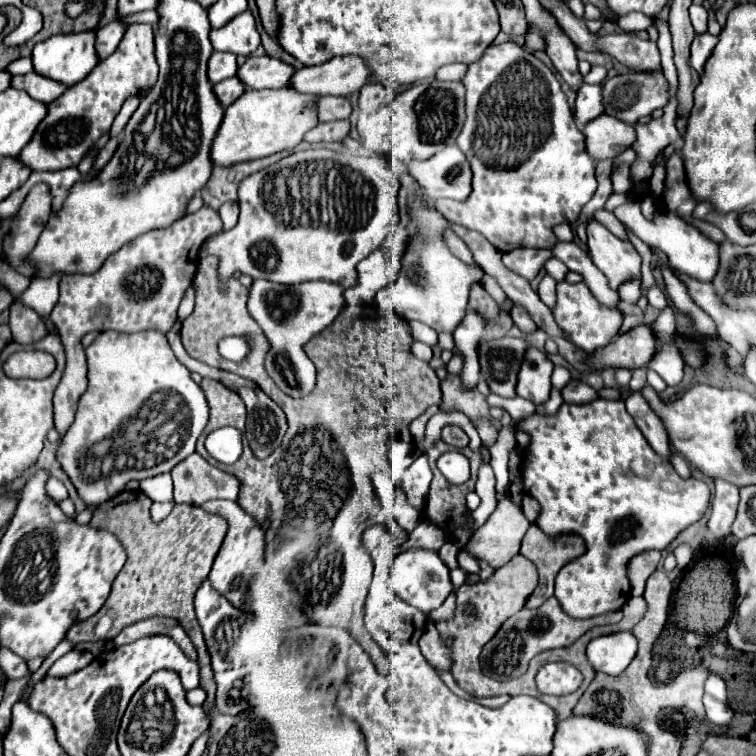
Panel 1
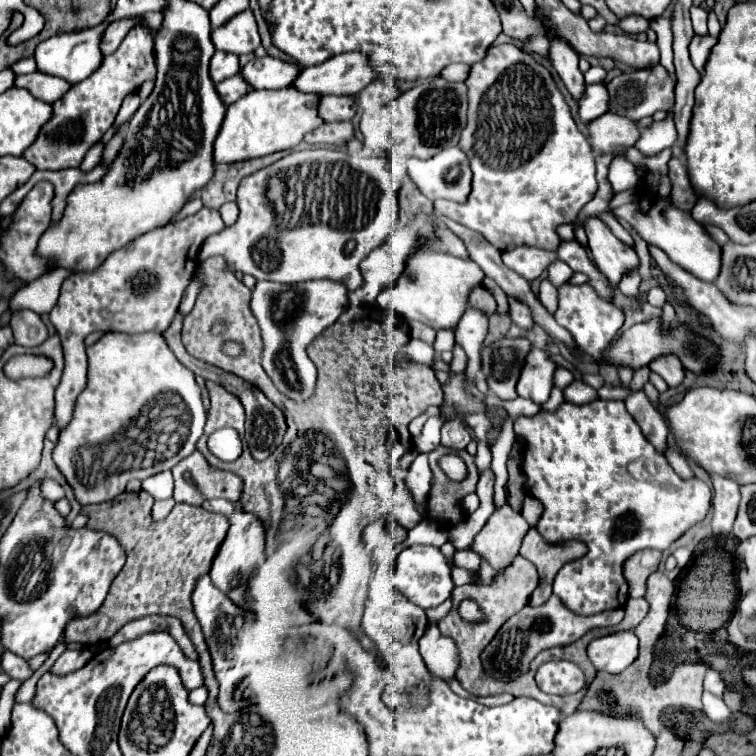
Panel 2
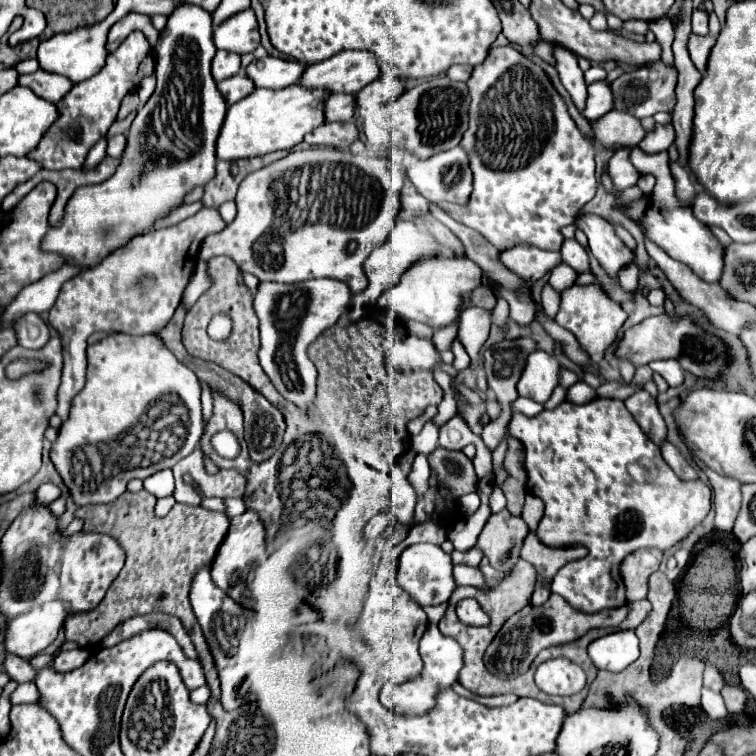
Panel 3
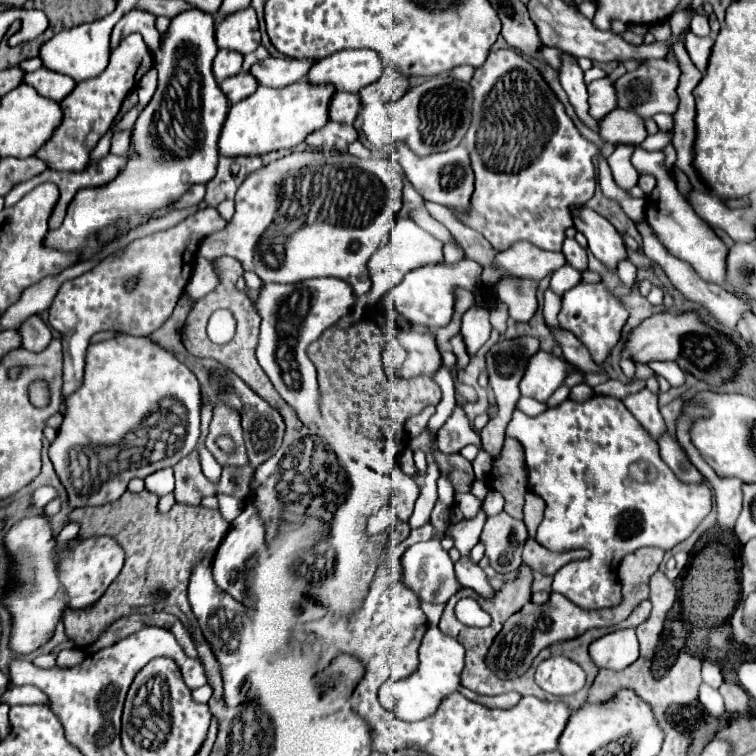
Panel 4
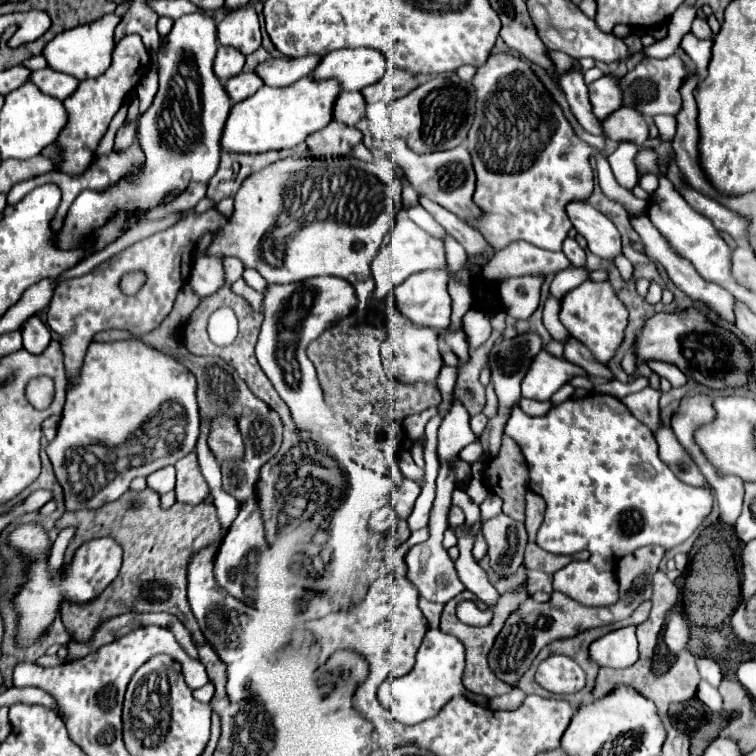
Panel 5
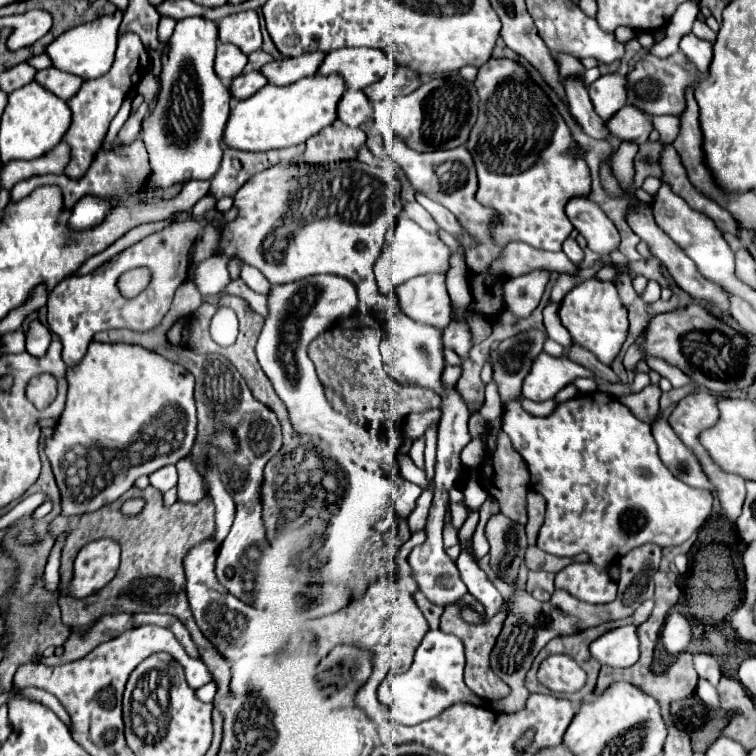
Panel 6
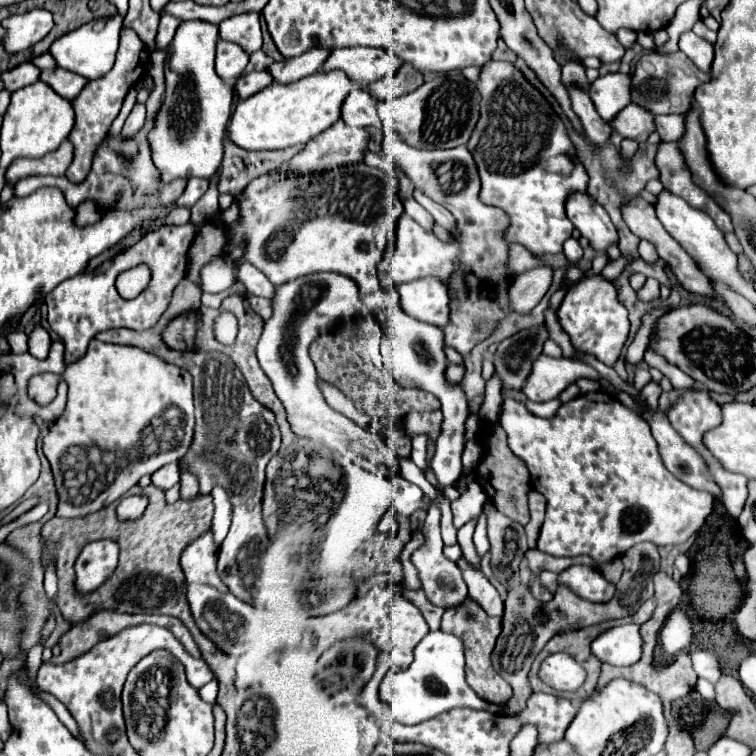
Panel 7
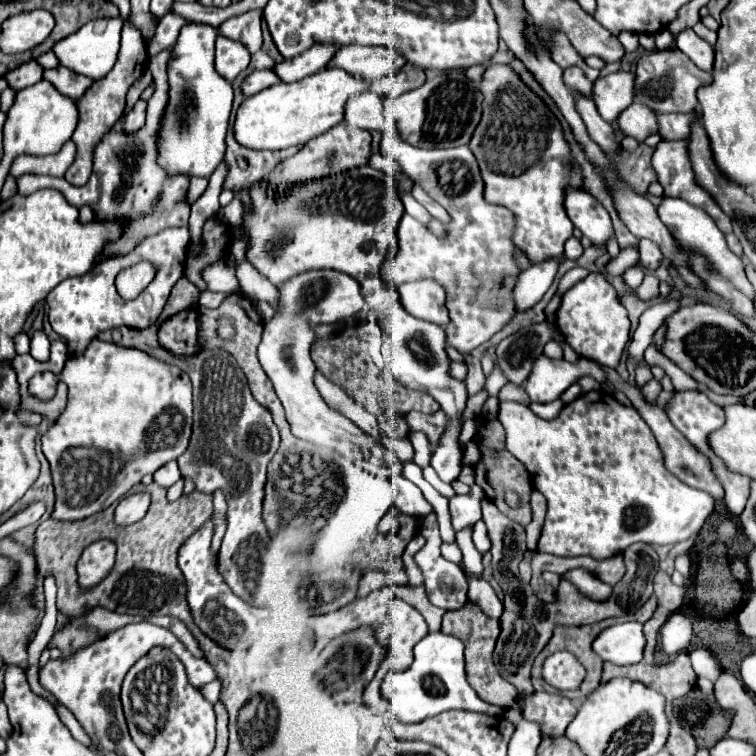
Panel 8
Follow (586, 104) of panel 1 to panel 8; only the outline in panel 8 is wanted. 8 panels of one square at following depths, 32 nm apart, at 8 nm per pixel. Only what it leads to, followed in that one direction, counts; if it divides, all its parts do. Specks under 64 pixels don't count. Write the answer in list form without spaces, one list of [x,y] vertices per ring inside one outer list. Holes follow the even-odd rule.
[[[614,72],[594,82],[592,100],[606,122],[612,124],[616,116],[632,104],[632,84],[632,72]]]

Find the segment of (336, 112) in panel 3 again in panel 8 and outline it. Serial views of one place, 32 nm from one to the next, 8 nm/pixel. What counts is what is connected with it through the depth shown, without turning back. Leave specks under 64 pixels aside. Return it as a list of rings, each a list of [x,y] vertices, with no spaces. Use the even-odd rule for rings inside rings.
[[[374,92],[354,94],[346,102],[344,122],[364,130],[386,130],[388,124],[382,116],[382,98]]]

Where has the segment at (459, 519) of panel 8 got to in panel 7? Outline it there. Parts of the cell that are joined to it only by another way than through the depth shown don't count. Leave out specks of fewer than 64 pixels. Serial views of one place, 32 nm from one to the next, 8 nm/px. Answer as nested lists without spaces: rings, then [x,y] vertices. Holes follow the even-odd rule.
[[[470,474],[470,482],[468,482],[468,490],[452,502],[452,516],[454,516],[454,528],[462,528],[470,518],[480,516],[484,502],[488,500],[486,492],[480,488],[480,484],[476,482],[476,476]]]

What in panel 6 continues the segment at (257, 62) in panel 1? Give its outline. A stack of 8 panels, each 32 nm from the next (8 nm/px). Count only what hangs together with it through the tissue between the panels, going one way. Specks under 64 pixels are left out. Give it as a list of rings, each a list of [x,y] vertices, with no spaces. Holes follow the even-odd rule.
[[[308,52],[308,56],[298,56],[296,60],[292,60],[292,58],[272,60],[272,62],[264,64],[260,68],[260,72],[266,76],[268,84],[288,86],[304,76],[316,74],[322,60],[324,60],[324,56],[320,56],[320,52]]]

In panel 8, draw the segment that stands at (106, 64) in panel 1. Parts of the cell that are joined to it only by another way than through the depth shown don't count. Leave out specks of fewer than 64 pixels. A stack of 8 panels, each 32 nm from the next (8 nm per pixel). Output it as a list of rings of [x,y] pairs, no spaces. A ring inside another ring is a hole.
[[[124,24],[122,28],[122,40],[120,40],[120,52],[118,52],[118,60],[114,64],[114,68],[100,80],[96,80],[78,100],[78,126],[72,134],[72,142],[76,144],[76,158],[72,162],[72,166],[66,170],[64,178],[70,184],[86,184],[88,176],[92,172],[92,152],[96,148],[96,144],[100,142],[100,138],[112,128],[112,124],[120,118],[122,108],[126,104],[126,92],[128,88],[144,74],[144,70],[148,68],[148,52],[146,52],[146,44],[144,38],[140,36],[140,32],[136,28],[132,28],[132,24]]]

